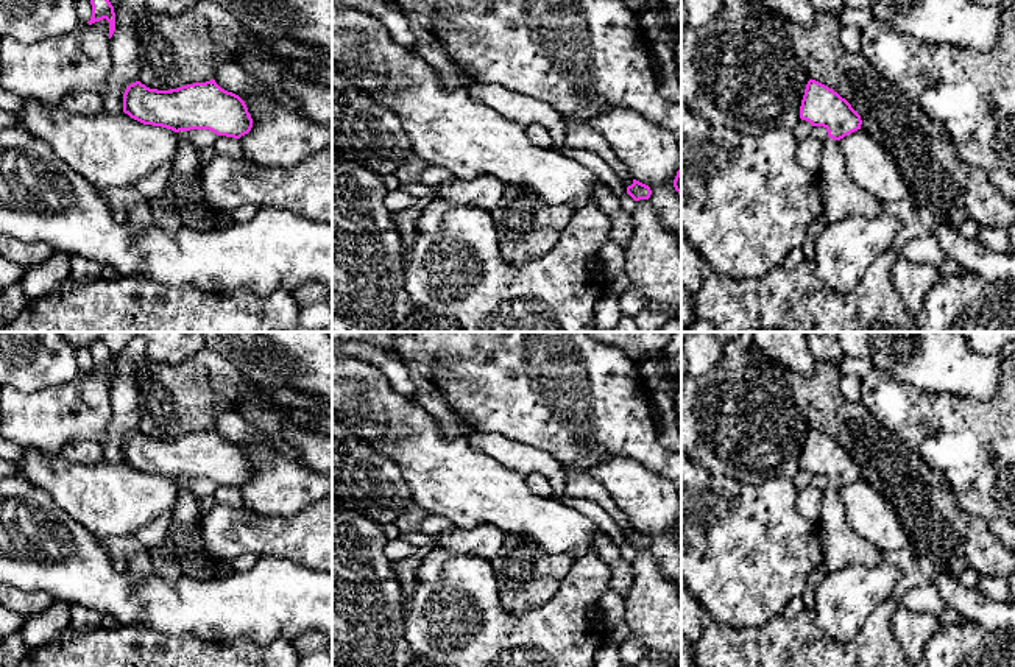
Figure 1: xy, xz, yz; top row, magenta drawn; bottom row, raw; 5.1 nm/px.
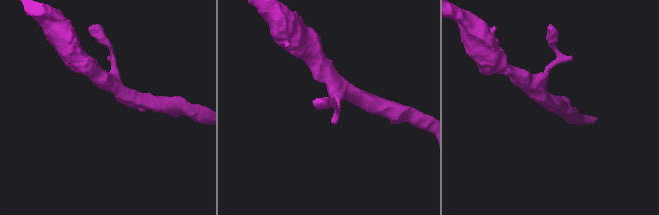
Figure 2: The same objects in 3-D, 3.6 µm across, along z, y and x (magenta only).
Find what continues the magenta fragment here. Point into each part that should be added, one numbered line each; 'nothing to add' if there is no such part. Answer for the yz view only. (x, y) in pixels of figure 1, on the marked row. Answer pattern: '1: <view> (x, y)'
1: yz (841, 197)

